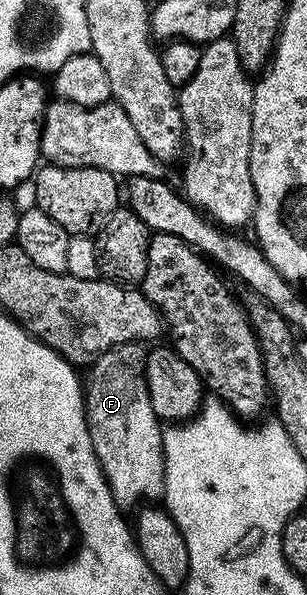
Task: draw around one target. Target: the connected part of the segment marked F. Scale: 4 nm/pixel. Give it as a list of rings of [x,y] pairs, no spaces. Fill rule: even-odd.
[[[134,341],[113,347],[91,362],[89,366],[91,378],[88,381],[86,378],[85,381],[87,426],[93,443],[93,451],[97,455],[101,471],[109,483],[109,491],[113,495],[113,499],[124,511],[130,510],[130,505],[139,507],[144,503],[158,502],[165,491],[163,429],[160,418],[156,417],[153,411],[153,403],[149,403],[147,381],[143,378],[147,355],[148,350],[142,344]]]

